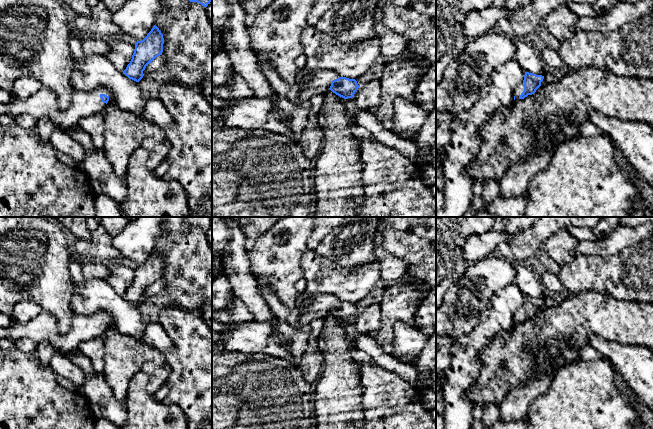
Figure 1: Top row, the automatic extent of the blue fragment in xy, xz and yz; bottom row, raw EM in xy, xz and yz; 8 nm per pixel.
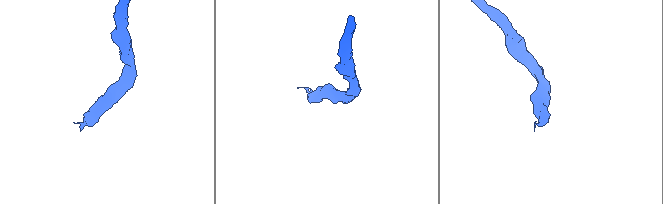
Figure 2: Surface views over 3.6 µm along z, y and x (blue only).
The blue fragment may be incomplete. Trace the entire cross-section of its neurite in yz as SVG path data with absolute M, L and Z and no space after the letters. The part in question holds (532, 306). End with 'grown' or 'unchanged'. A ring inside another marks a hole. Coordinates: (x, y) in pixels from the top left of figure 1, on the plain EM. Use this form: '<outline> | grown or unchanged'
M525 296L523 306L514 315L514 324L524 323L532 319L541 310L544 300Z | grown

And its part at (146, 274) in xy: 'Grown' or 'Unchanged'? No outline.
Unchanged

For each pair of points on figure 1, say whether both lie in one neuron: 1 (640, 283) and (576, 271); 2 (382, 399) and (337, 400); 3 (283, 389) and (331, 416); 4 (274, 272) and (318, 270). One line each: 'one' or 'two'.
1: one
2: two
3: two
4: two

